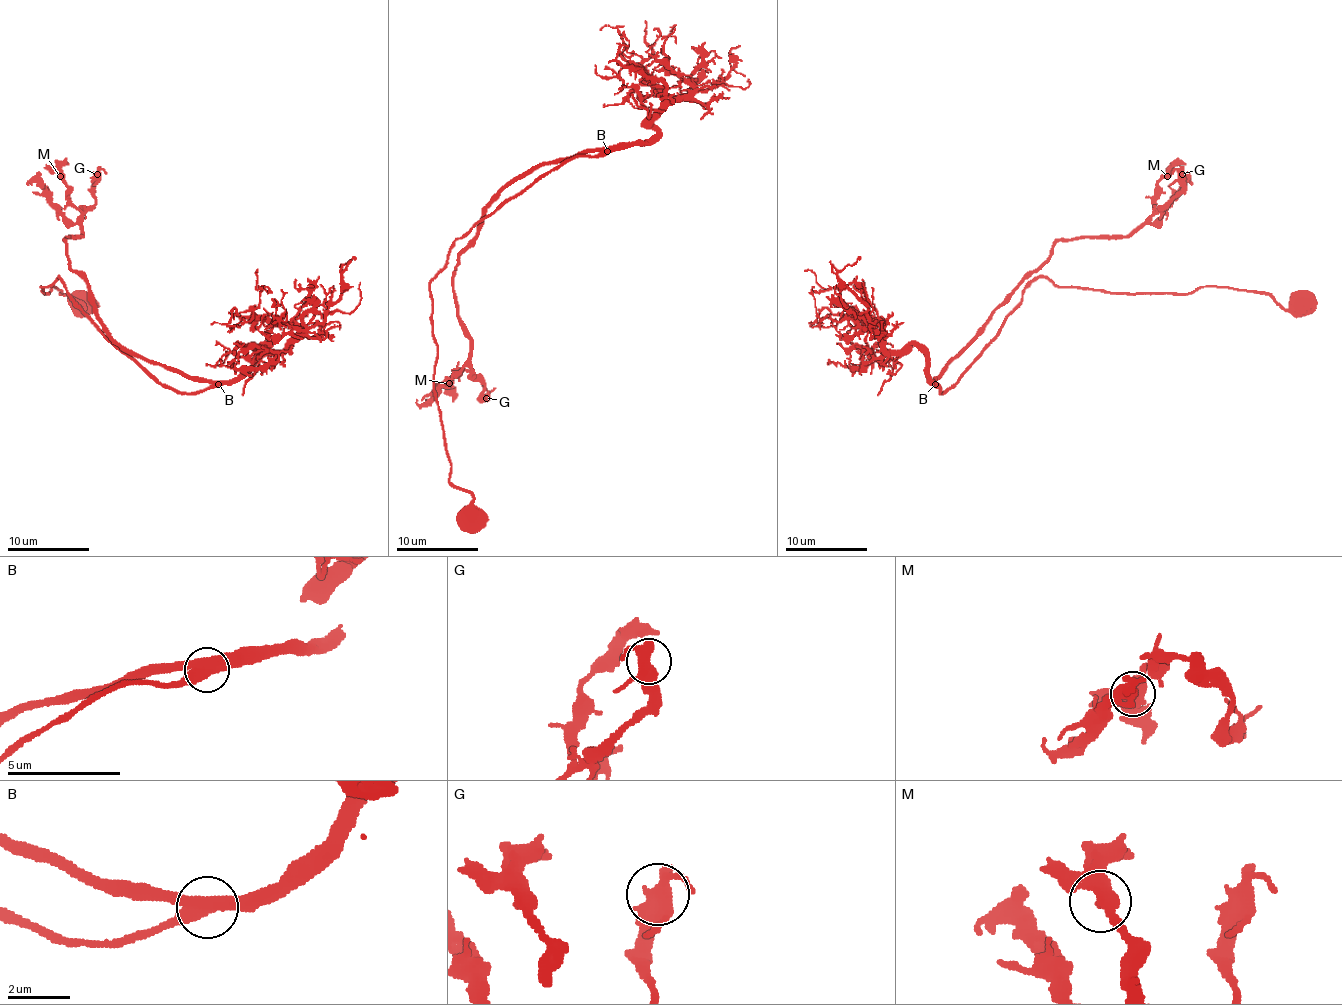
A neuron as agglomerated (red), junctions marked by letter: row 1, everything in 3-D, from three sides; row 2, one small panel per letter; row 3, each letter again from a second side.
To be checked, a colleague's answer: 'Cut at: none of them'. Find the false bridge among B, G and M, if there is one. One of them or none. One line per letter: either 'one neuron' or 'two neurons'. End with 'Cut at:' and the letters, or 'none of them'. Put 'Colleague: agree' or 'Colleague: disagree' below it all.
B: one neuron
G: one neuron
M: one neuron
Cut at: none of them
Colleague: agree

